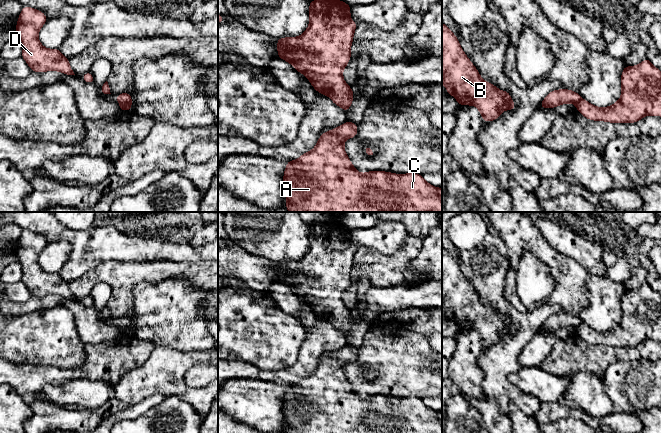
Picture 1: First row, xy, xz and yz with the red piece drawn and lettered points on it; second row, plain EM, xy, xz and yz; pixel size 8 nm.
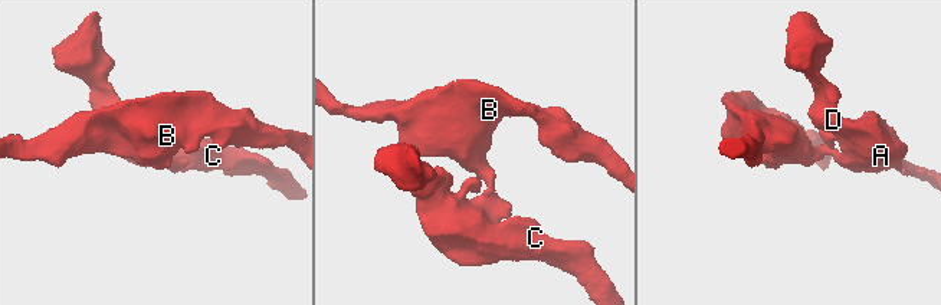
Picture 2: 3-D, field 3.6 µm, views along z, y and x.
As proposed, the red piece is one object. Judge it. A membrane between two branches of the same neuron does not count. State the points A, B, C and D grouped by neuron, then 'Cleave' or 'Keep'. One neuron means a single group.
Groups: A C D / B. Cleave

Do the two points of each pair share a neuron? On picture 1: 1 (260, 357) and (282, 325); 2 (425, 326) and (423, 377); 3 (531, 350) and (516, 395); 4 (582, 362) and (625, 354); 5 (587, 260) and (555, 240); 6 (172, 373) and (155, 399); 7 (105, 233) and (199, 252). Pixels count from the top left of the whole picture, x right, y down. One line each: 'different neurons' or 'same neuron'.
1: same neuron
2: different neurons
3: different neurons
4: same neuron
5: same neuron
6: different neurons
7: same neuron

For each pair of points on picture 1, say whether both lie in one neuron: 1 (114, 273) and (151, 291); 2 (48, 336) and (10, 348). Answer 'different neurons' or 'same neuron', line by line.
1: different neurons
2: same neuron

